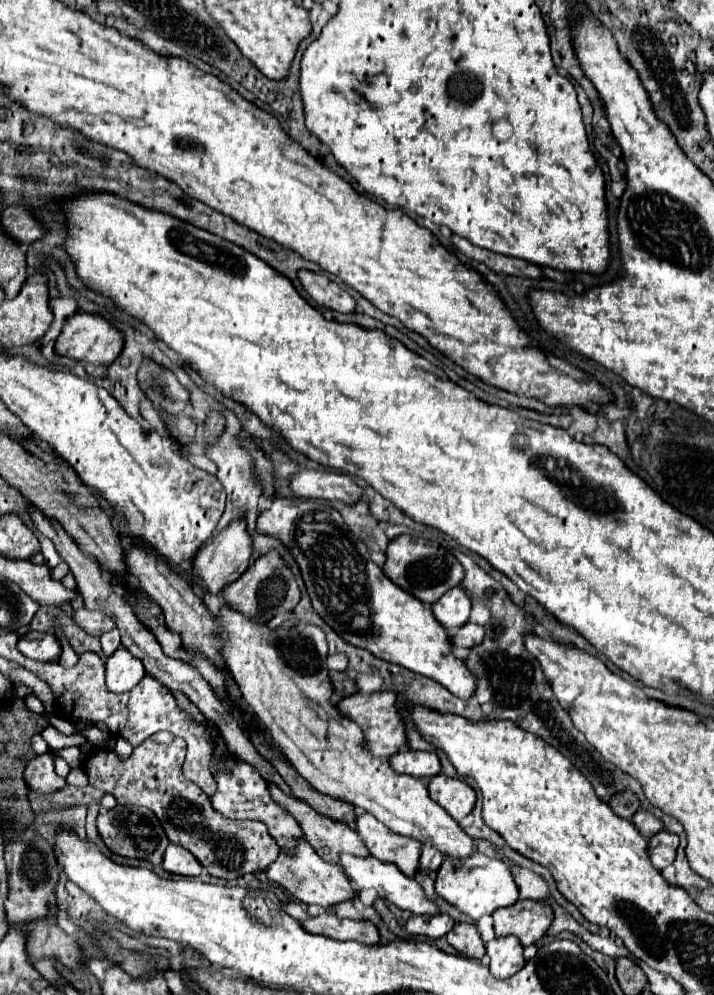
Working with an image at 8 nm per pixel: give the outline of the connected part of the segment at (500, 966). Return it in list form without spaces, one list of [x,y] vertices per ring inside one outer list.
[[[496,937],[486,943],[486,953],[490,955],[490,973],[496,979],[506,979],[524,967],[522,945],[516,937]]]

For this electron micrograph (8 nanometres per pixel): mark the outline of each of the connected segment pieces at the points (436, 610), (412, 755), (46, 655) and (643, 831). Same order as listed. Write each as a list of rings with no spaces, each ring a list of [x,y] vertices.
[[[454,587],[452,591],[446,591],[432,605],[432,613],[446,631],[452,631],[456,627],[462,627],[468,621],[468,617],[470,617],[470,599],[468,599],[464,589]]]
[[[398,751],[390,757],[390,765],[396,773],[412,777],[434,777],[440,771],[438,755],[432,751]]]
[[[28,631],[20,637],[18,651],[34,661],[54,661],[62,655],[62,645],[52,633]]]
[[[638,809],[632,817],[632,823],[636,825],[636,829],[640,831],[640,835],[644,839],[650,839],[652,835],[656,835],[660,829],[662,829],[662,823],[650,813],[650,811],[644,811],[644,809]]]

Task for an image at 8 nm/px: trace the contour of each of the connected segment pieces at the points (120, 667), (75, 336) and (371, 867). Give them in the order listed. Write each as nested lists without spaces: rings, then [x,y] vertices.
[[[118,647],[106,659],[106,687],[112,693],[132,691],[146,675],[144,665],[126,647]]]
[[[74,313],[64,323],[64,327],[56,339],[54,351],[56,351],[56,355],[64,355],[74,361],[86,361],[92,365],[106,367],[108,363],[112,363],[116,359],[116,355],[120,355],[122,345],[124,345],[124,337],[106,319],[102,319],[98,315],[90,315],[90,313]]]
[[[340,855],[340,867],[350,877],[350,881],[354,883],[356,889],[374,887],[378,891],[378,897],[394,903],[400,909],[408,909],[408,911],[412,911],[416,915],[436,915],[436,913],[440,913],[440,909],[424,897],[424,891],[420,889],[420,885],[412,877],[406,877],[394,863],[386,863],[386,861],[380,861],[376,857]]]

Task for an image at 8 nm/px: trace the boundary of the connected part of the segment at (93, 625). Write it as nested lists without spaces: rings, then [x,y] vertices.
[[[78,609],[78,611],[74,611],[74,619],[78,621],[78,625],[82,627],[82,629],[86,629],[90,635],[94,635],[94,637],[98,637],[100,633],[104,633],[104,631],[110,631],[112,627],[114,627],[114,623],[112,623],[112,619],[108,619],[102,611],[88,611],[88,609]]]

